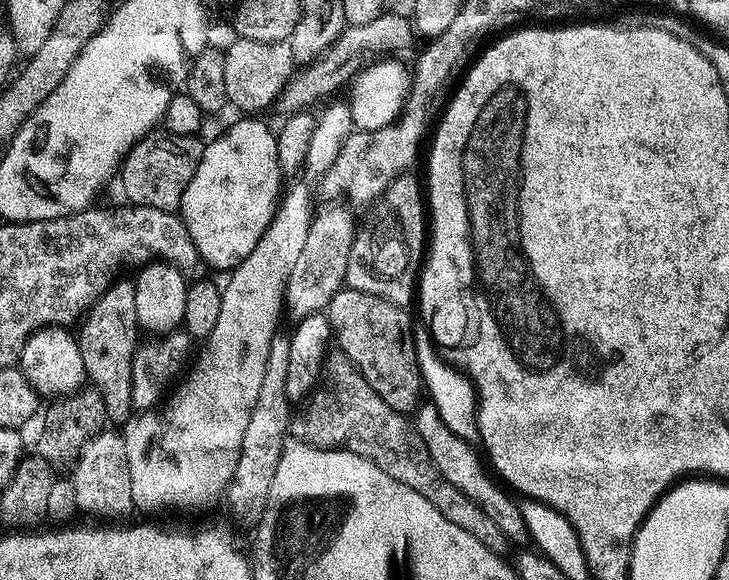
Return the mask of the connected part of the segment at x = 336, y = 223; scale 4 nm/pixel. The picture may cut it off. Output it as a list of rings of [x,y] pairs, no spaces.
[[[332,202],[329,208],[322,209],[320,213],[317,211],[313,215],[312,225],[306,234],[306,242],[302,245],[302,250],[298,254],[298,263],[294,265],[294,270],[290,270],[290,278],[284,291],[286,312],[287,315],[293,316],[293,321],[297,322],[308,315],[323,313],[334,298],[334,294],[340,291],[344,284],[344,275],[350,262],[350,250],[352,249],[352,243],[356,241],[356,233],[358,231],[358,224],[352,221],[351,211],[353,212],[353,209],[343,203]]]

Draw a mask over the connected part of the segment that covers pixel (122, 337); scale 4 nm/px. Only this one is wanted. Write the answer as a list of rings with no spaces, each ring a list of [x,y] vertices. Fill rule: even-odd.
[[[117,279],[105,290],[102,298],[94,302],[79,325],[78,339],[82,350],[82,366],[87,383],[102,394],[106,402],[106,414],[116,426],[127,425],[133,419],[132,407],[132,363],[138,347],[138,310],[134,310],[135,283],[131,279]]]

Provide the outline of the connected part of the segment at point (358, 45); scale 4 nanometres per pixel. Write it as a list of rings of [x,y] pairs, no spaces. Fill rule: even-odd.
[[[385,10],[378,18],[374,18],[374,22],[345,27],[344,33],[313,64],[305,64],[299,70],[293,71],[275,102],[275,111],[280,111],[281,117],[287,118],[296,112],[311,109],[315,100],[320,100],[323,96],[332,96],[339,88],[347,89],[356,75],[368,65],[381,58],[400,54],[396,52],[406,51],[412,44],[414,24],[405,13],[404,16],[400,12]]]

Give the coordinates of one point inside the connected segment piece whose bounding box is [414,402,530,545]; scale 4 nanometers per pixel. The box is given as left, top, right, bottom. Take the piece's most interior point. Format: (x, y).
(457, 461)

